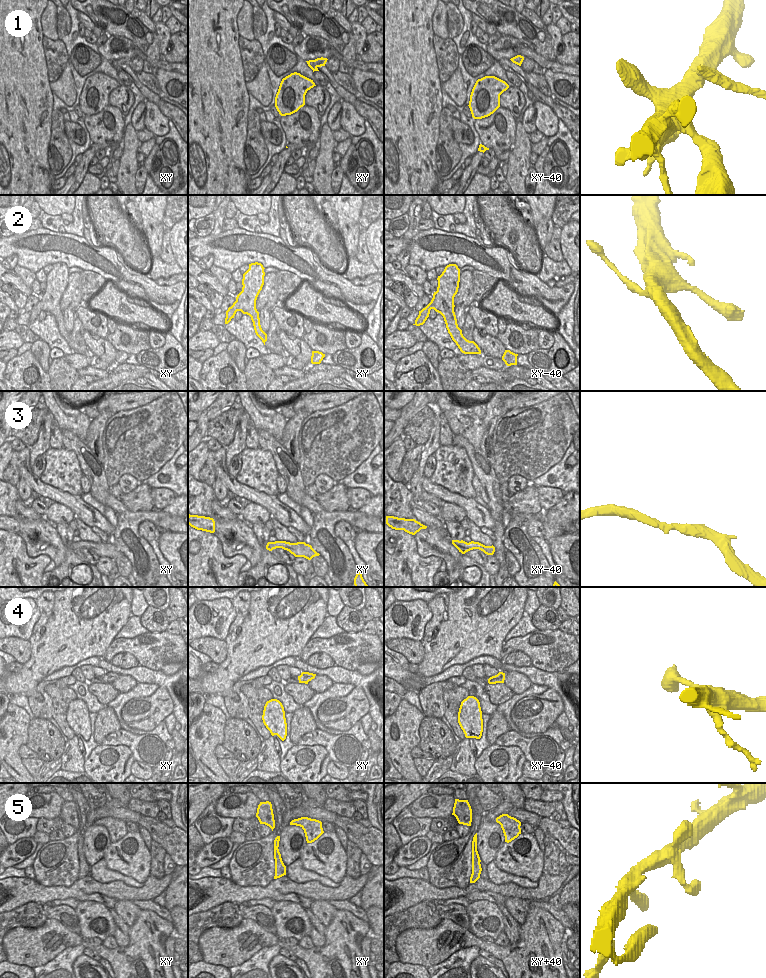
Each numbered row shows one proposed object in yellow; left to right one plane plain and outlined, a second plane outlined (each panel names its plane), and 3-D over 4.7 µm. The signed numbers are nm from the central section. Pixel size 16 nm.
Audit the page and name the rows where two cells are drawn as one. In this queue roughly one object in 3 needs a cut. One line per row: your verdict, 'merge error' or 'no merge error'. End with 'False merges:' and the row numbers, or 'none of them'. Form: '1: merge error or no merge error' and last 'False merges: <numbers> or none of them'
1: merge error
2: no merge error
3: no merge error
4: no merge error
5: no merge error
False merges: 1

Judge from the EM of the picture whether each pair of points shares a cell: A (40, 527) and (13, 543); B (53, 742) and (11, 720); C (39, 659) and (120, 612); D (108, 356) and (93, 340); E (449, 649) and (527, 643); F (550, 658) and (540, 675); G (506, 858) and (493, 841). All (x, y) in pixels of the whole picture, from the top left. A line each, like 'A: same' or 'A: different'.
A: different
B: different
C: same
D: same
E: different
F: different
G: different

